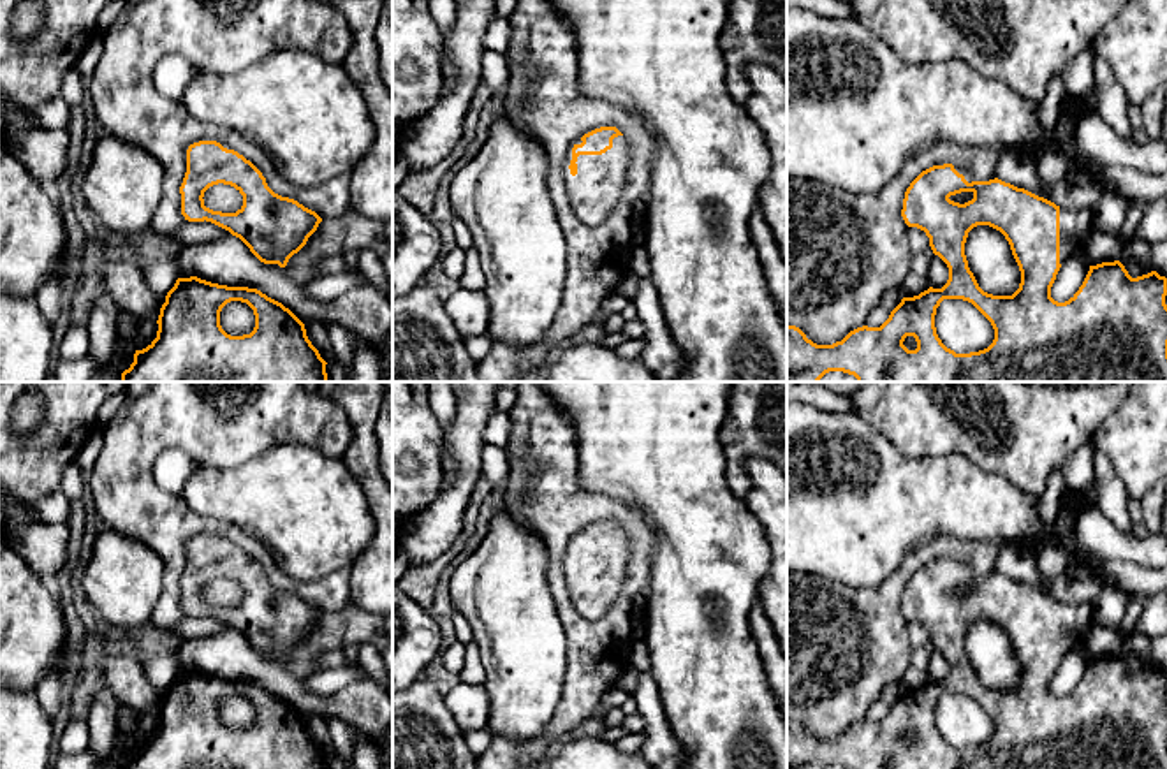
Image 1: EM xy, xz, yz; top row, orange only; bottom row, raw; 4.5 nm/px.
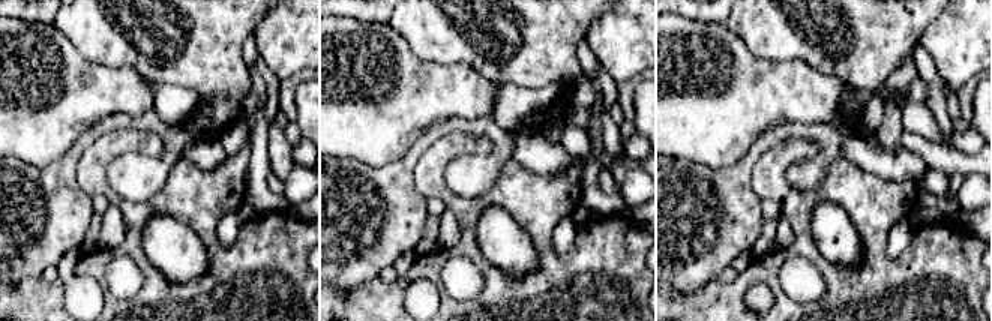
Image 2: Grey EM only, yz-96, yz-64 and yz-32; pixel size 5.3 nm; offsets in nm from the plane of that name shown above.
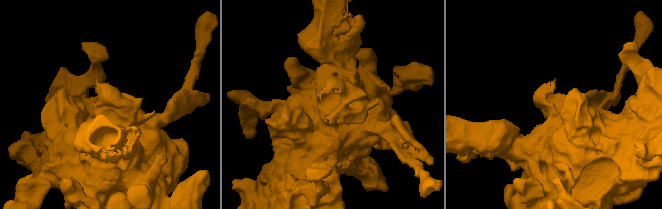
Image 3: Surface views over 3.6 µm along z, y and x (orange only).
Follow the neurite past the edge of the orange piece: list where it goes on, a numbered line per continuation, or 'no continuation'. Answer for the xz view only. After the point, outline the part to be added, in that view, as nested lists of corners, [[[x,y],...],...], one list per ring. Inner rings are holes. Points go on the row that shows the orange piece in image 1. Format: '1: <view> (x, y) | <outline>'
1: xz (597, 187) | [[[618,135],[618,137],[613,139],[613,148],[607,150],[606,153],[602,153],[602,155],[579,155],[577,162],[576,162],[577,164],[577,174],[572,176],[570,169],[569,169],[570,160],[572,160],[572,148],[576,144],[581,144],[581,143],[583,141],[577,139],[569,148],[569,153],[567,153],[565,162],[563,162],[563,183],[565,183],[565,192],[567,192],[567,197],[569,197],[569,202],[570,202],[570,208],[572,208],[574,215],[581,222],[595,227],[595,225],[598,225],[598,223],[602,223],[602,222],[606,222],[609,218],[613,208],[621,199],[621,194],[623,194],[623,188],[625,188],[625,181],[627,181],[627,171],[628,171],[628,165],[630,165],[630,144],[628,144],[625,135]]]

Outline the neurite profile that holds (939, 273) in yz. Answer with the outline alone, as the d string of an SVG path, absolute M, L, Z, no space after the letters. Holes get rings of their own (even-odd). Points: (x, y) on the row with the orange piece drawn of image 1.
M933 255L928 275L929 287L942 289L947 283L947 280L949 280L947 264L938 255Z

